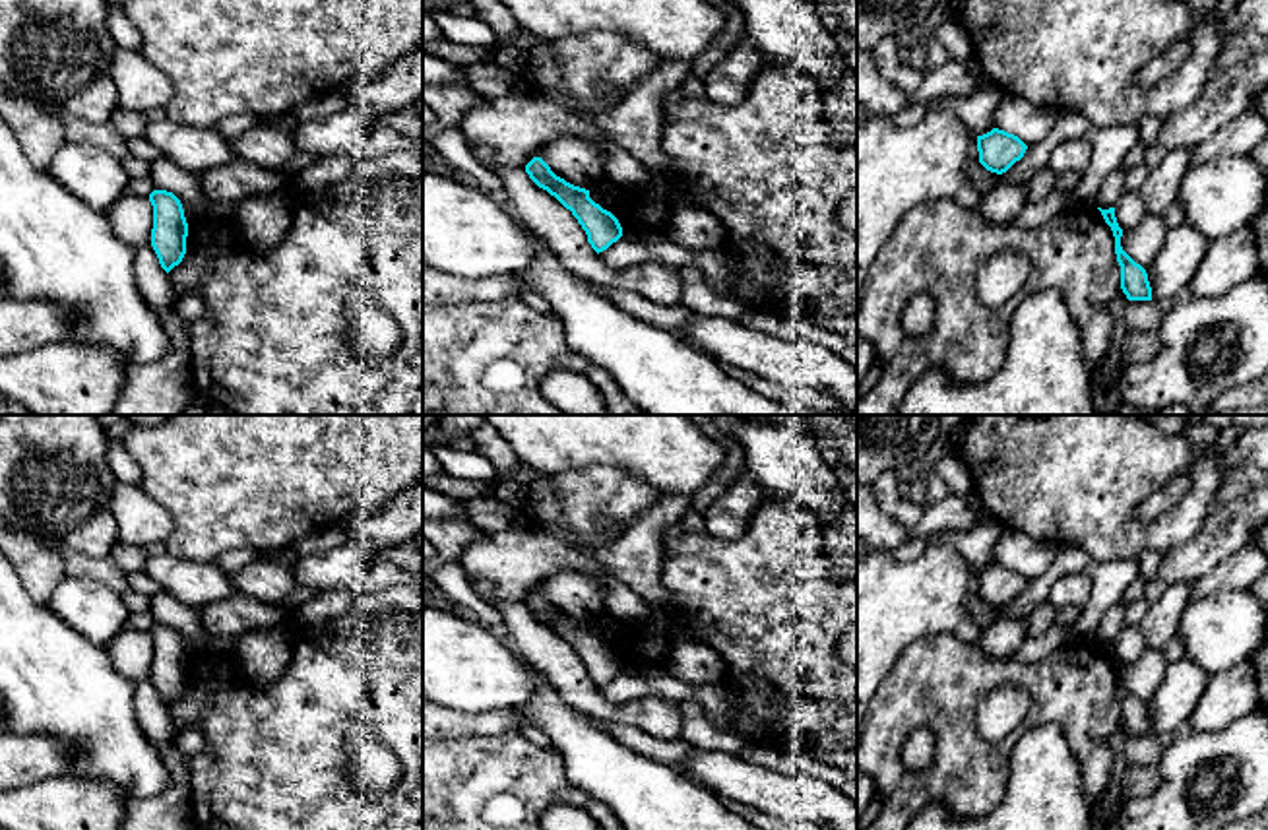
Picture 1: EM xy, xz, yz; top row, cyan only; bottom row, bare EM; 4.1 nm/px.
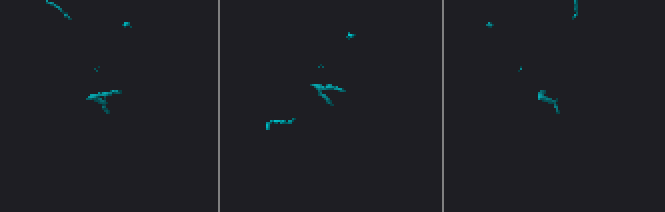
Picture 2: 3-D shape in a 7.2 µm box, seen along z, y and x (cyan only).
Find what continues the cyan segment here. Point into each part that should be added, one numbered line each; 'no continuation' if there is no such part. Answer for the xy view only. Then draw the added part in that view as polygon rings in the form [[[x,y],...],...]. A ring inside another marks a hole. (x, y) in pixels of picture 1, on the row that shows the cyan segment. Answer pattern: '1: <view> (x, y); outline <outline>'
no continuation

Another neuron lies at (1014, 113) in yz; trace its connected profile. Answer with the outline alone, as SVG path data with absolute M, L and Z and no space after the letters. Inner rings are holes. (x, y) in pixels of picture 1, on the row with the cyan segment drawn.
M1004 91L995 116L995 128L1018 136L1028 147L1041 142L1055 126L1057 111Z

